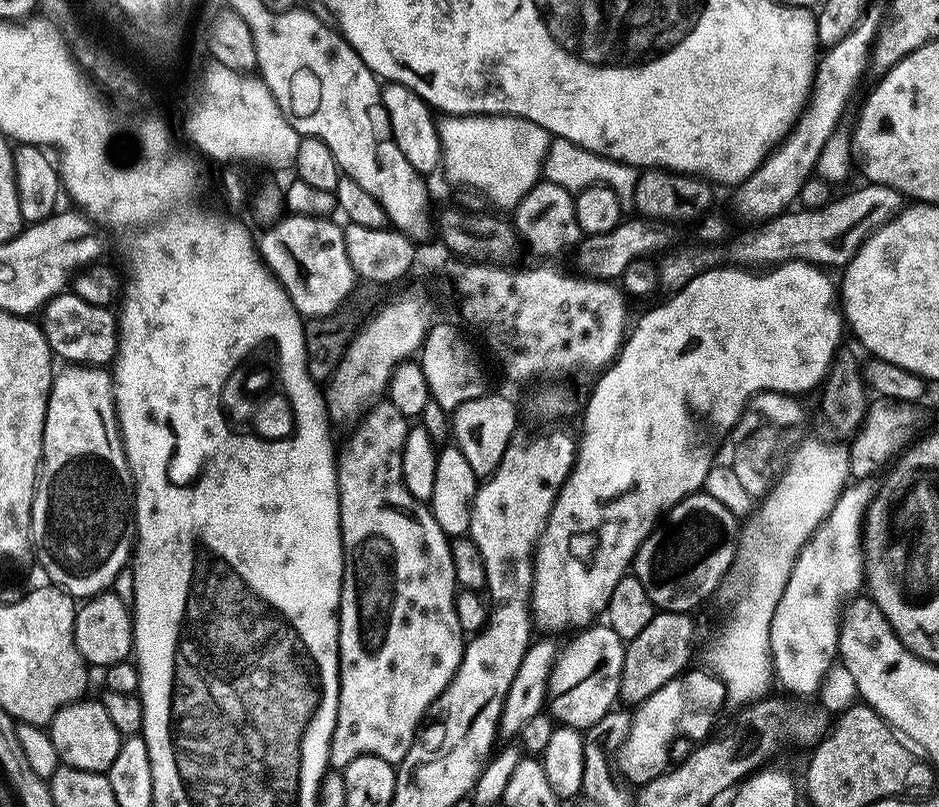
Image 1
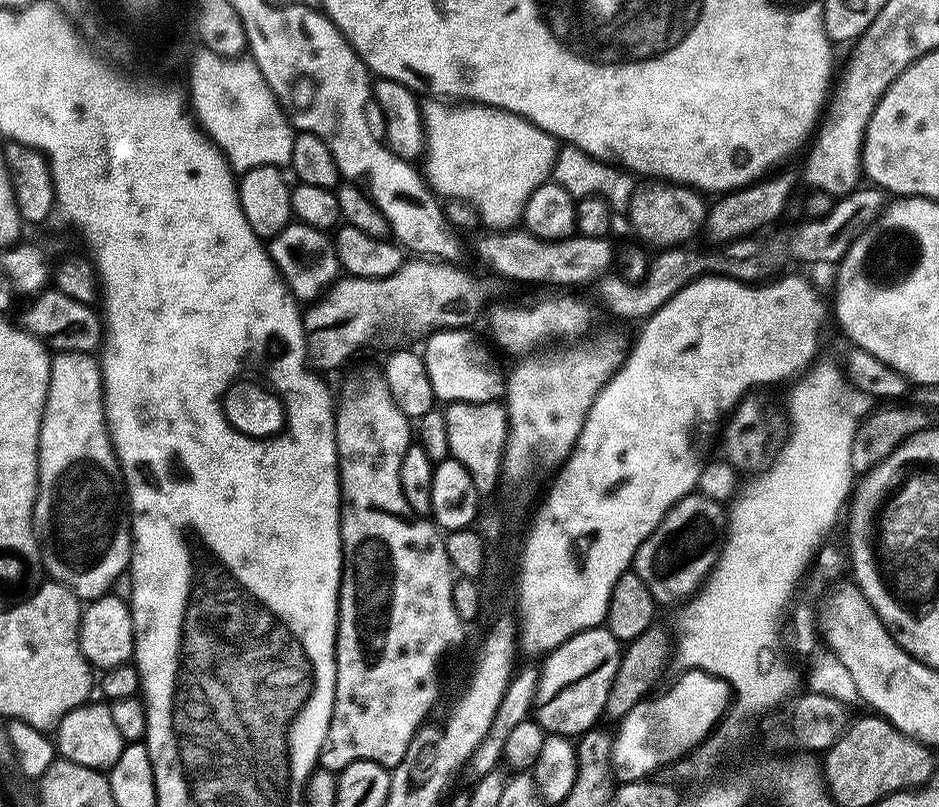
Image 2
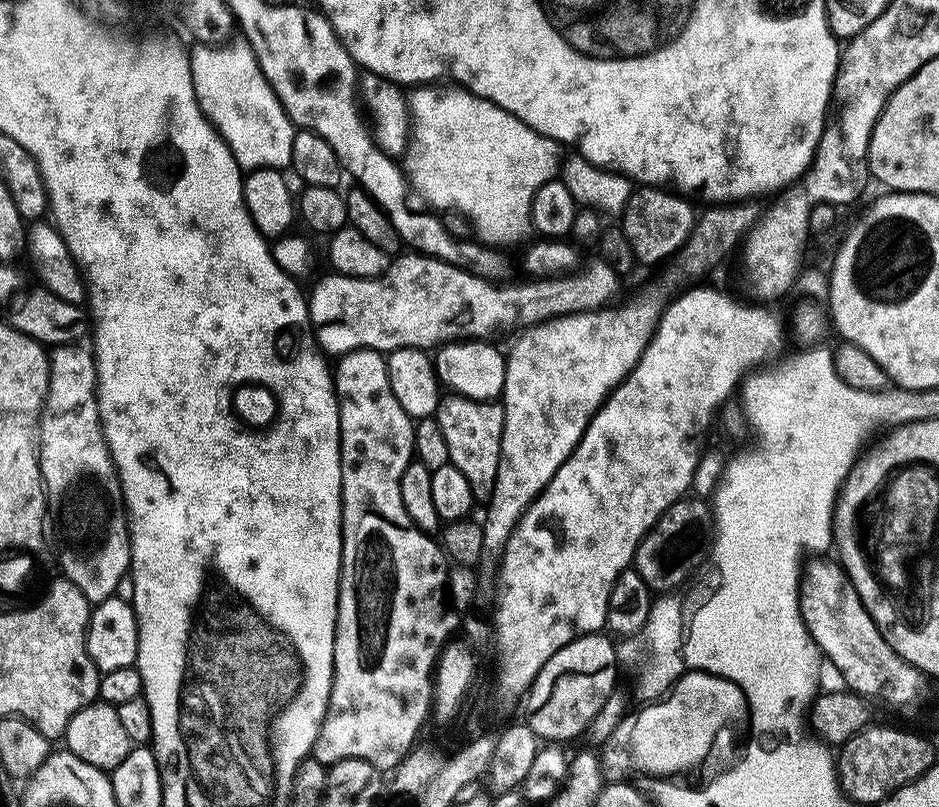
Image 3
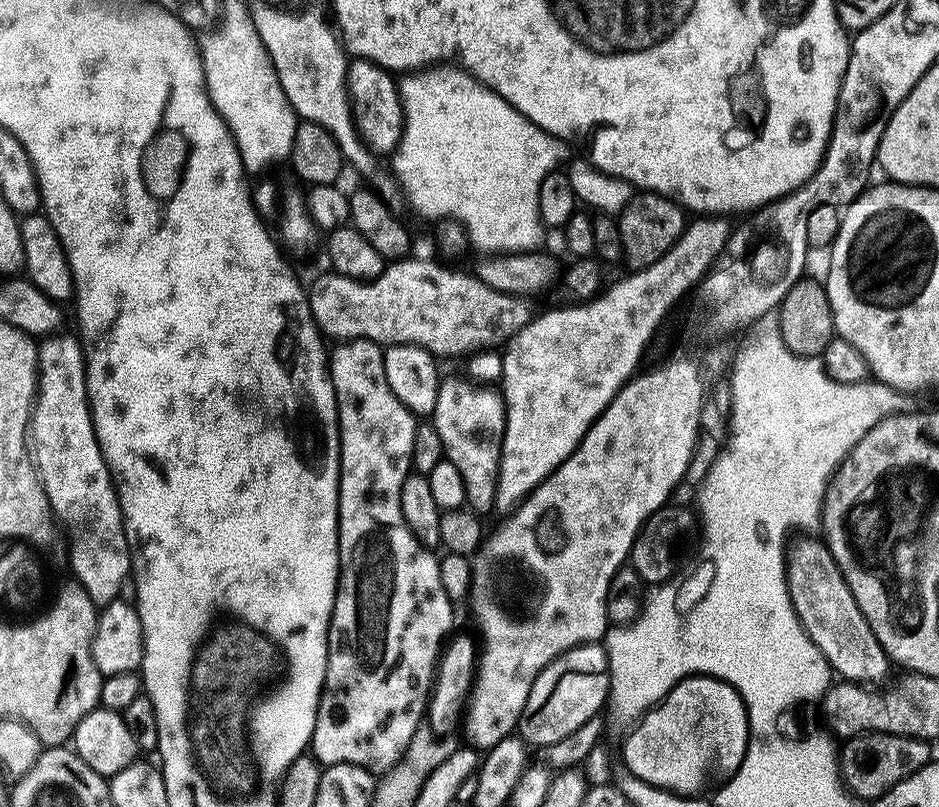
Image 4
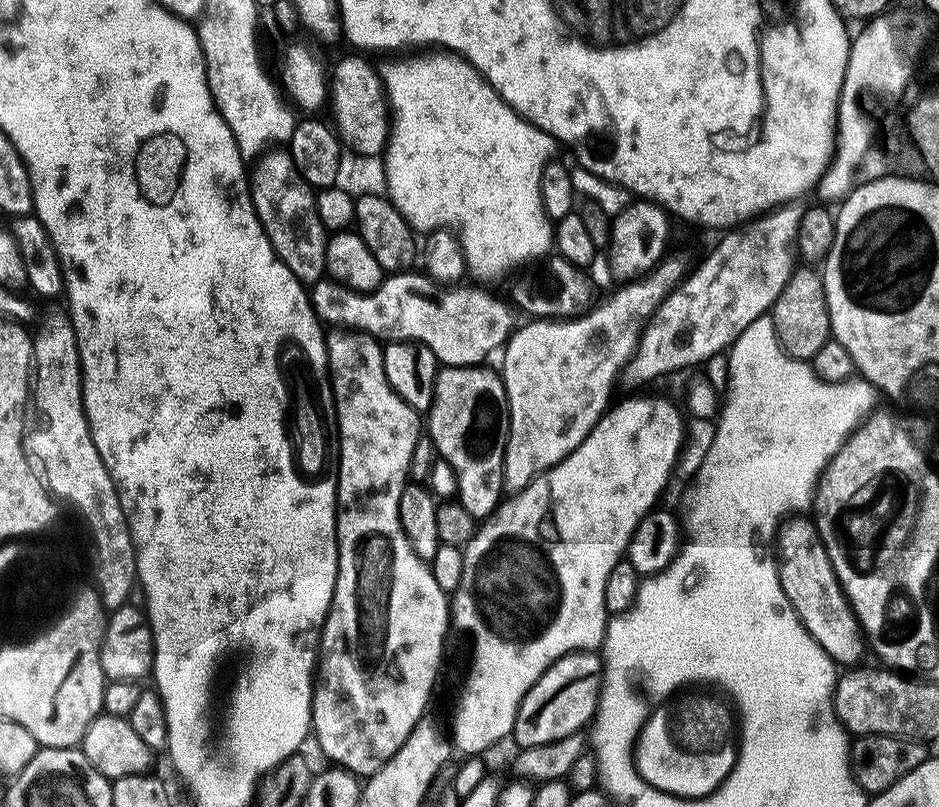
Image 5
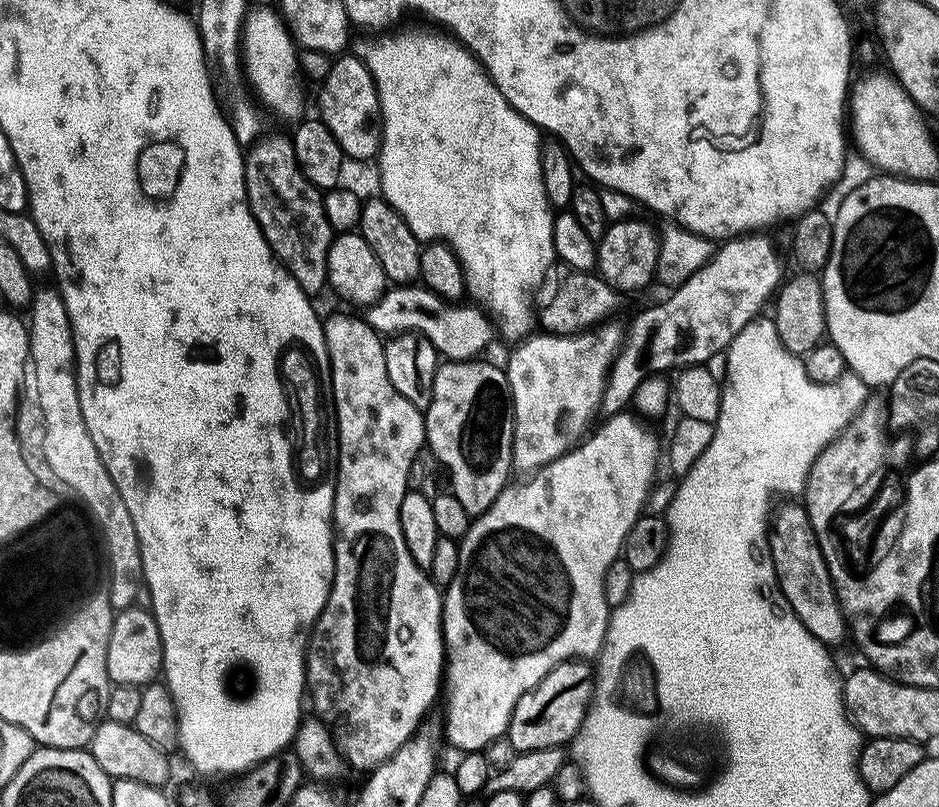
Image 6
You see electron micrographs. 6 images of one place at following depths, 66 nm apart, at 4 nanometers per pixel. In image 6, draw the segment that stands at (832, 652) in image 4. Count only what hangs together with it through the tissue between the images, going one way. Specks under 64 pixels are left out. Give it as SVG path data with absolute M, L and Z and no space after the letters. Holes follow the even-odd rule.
M803 503L784 504L780 513L774 516L774 531L770 536L772 546L772 565L776 568L776 583L780 593L790 602L794 614L826 646L833 646L846 636L846 617L836 596L836 585L830 578L830 570L826 566L826 558L822 558L822 550L818 538L814 534L814 526L810 526L808 509Z

